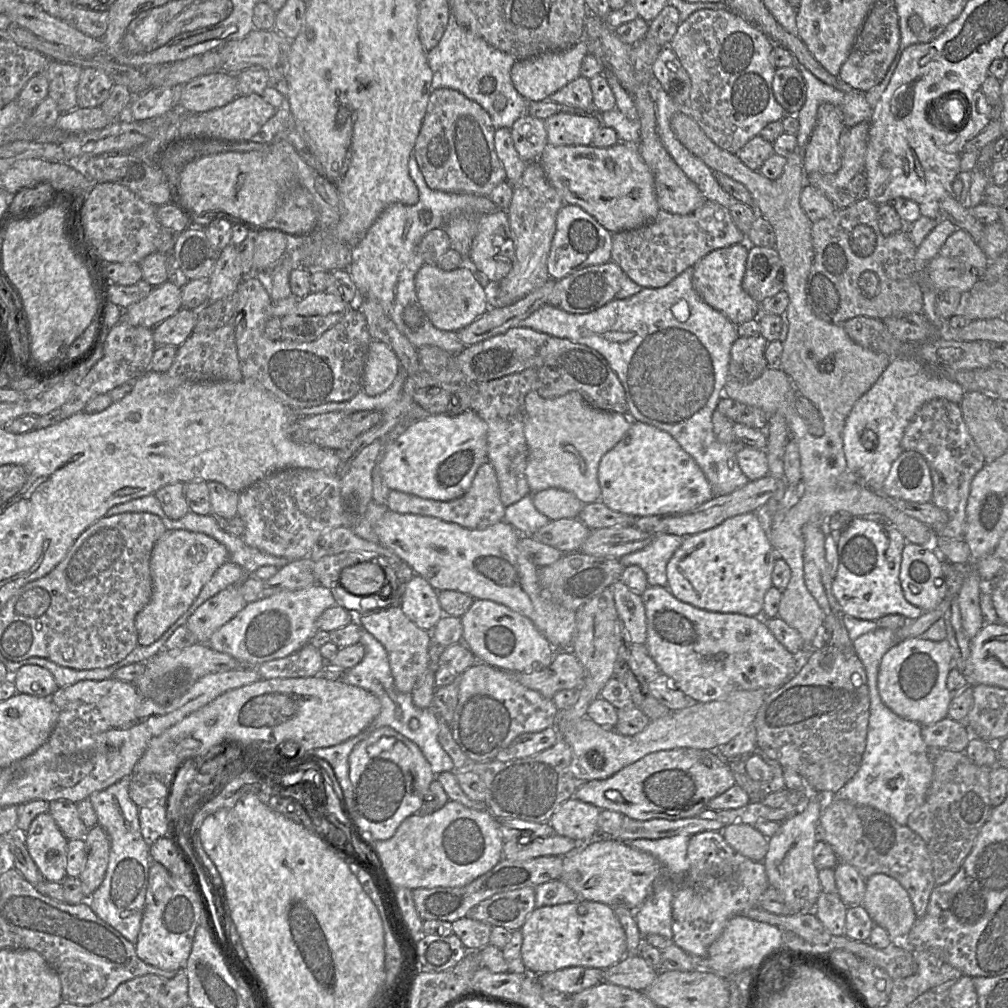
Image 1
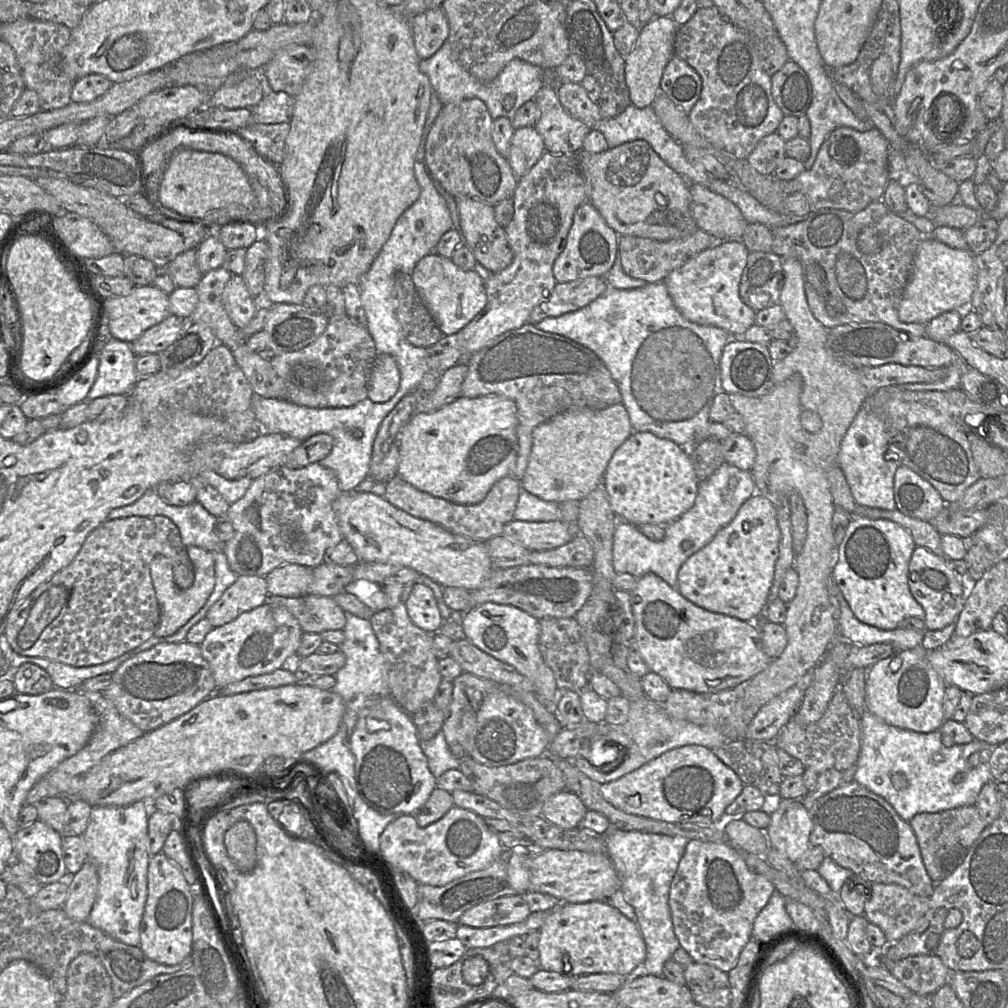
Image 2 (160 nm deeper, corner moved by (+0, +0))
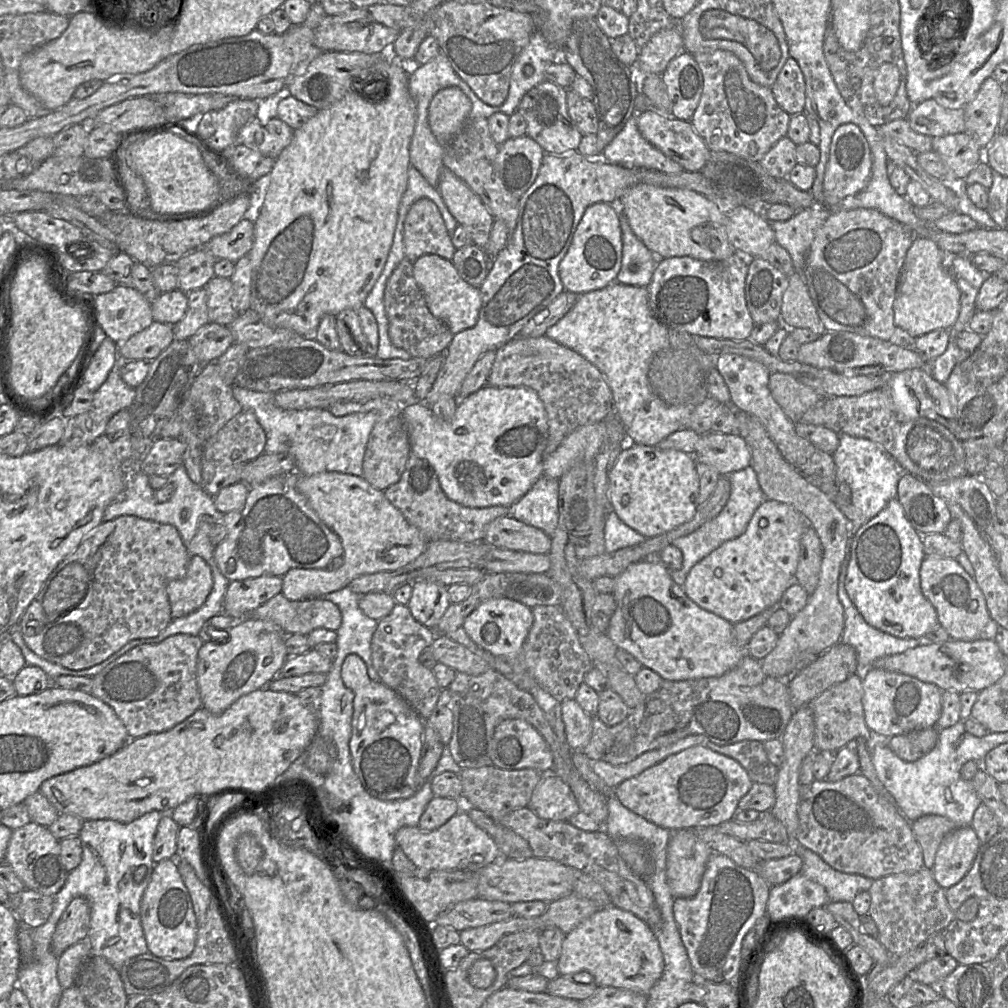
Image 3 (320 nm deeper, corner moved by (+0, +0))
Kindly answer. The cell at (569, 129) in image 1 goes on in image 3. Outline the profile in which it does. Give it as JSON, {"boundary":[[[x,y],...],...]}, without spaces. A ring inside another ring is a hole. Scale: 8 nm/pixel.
{"boundary":[[[543,81],[529,90],[521,99],[517,111],[527,122],[526,135],[535,140],[545,153],[562,154],[577,151],[583,137],[569,116],[566,103],[567,89]]]}

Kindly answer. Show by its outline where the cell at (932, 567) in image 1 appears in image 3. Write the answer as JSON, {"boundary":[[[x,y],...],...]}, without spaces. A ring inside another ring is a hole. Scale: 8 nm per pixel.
{"boundary":[[[926,556],[920,568],[920,585],[923,595],[937,612],[939,625],[948,632],[951,639],[967,642],[995,640],[1000,626],[990,616],[976,580],[956,559]]]}

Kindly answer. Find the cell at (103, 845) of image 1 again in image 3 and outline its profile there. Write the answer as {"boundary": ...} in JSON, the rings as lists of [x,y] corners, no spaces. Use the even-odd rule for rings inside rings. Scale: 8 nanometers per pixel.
{"boundary":[[[83,897],[74,898],[61,915],[52,936],[52,952],[59,957],[67,948],[87,937],[90,906]]]}

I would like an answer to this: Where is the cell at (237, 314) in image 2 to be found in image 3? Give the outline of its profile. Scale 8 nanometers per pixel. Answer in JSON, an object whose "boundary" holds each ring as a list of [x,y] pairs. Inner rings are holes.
{"boundary":[[[213,277],[205,286],[210,323],[228,326],[240,314],[233,308],[230,278]]]}

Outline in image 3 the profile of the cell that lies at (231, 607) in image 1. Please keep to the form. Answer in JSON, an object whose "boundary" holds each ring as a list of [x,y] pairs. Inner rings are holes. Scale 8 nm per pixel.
{"boundary":[[[262,575],[255,578],[230,581],[223,600],[223,611],[234,620],[249,618],[249,614],[260,605],[281,592],[283,579],[281,576]]]}

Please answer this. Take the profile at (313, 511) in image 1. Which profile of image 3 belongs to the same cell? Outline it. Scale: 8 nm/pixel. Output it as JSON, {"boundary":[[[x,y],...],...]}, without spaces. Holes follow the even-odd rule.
{"boundary":[[[294,471],[250,486],[243,508],[222,516],[228,534],[215,546],[214,558],[229,581],[262,575],[282,577],[294,568],[325,569],[331,559],[343,556],[340,538],[321,521],[307,498],[297,490],[299,477]]]}

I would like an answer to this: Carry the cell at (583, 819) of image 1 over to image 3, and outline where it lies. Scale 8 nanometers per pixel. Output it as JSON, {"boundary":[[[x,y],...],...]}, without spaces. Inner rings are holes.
{"boundary":[[[552,772],[543,773],[527,807],[538,817],[552,821],[568,821],[579,811],[568,784]]]}

